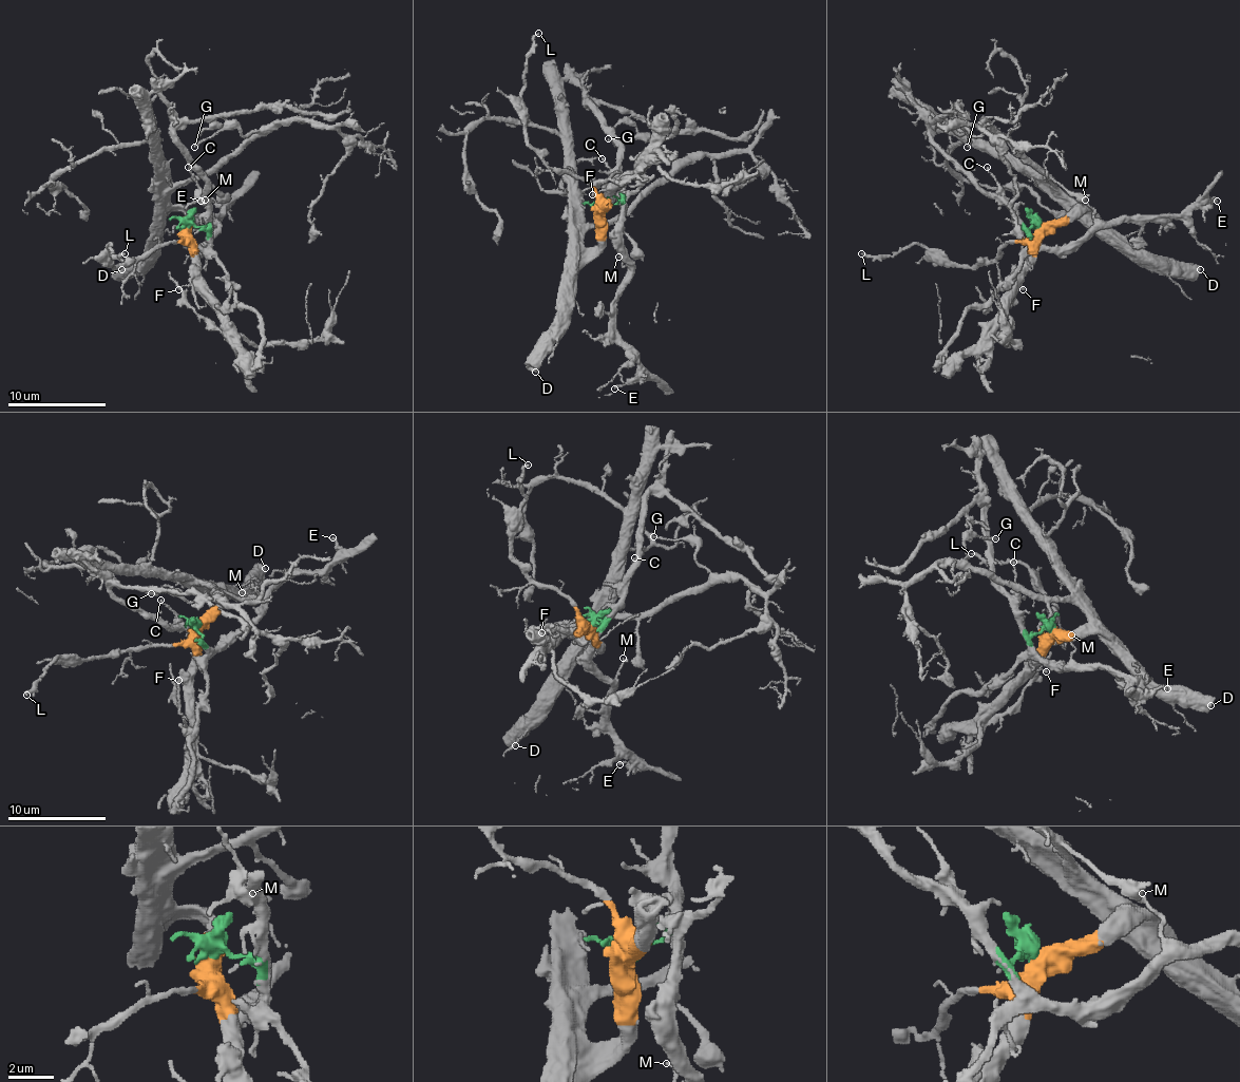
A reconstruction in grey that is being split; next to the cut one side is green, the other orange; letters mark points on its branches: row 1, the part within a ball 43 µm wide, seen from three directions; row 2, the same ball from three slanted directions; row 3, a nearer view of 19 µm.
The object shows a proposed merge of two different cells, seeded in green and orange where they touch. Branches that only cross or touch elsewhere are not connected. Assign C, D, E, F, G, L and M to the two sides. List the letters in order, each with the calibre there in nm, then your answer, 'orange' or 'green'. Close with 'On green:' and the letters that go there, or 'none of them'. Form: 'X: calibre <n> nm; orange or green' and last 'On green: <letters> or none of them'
C: calibre 120 nm; green
D: calibre 550 nm; orange
E: calibre 150 nm; green
F: calibre 140 nm; orange
G: calibre 130 nm; orange
L: calibre 190 nm; orange
M: calibre 150 nm; green
On green: C, E, M

